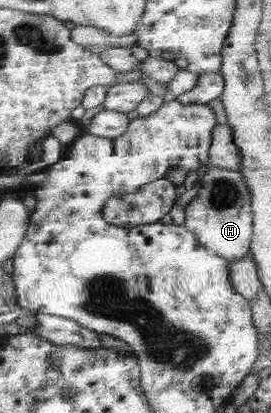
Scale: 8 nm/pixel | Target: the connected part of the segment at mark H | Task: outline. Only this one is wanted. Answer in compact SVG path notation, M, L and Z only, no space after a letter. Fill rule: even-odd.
M208 167L199 181L198 193L185 208L184 225L197 234L200 242L230 262L250 253L254 234L251 190L241 172L229 168Z

